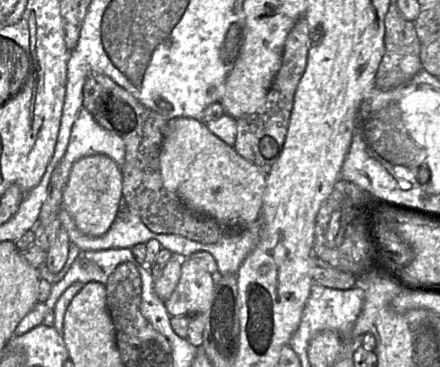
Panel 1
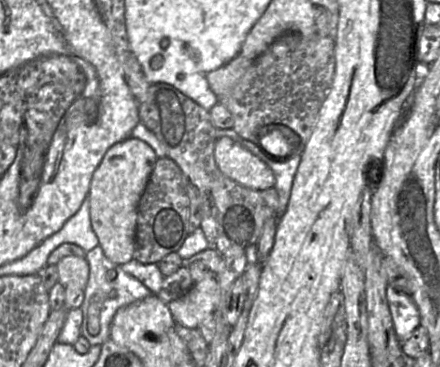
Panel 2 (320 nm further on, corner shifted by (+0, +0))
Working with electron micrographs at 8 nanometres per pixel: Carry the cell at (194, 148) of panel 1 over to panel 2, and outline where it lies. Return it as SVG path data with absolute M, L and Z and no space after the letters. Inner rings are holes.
M220 137L216 140L214 156L219 170L244 187L266 190L275 185L272 170L228 137Z

